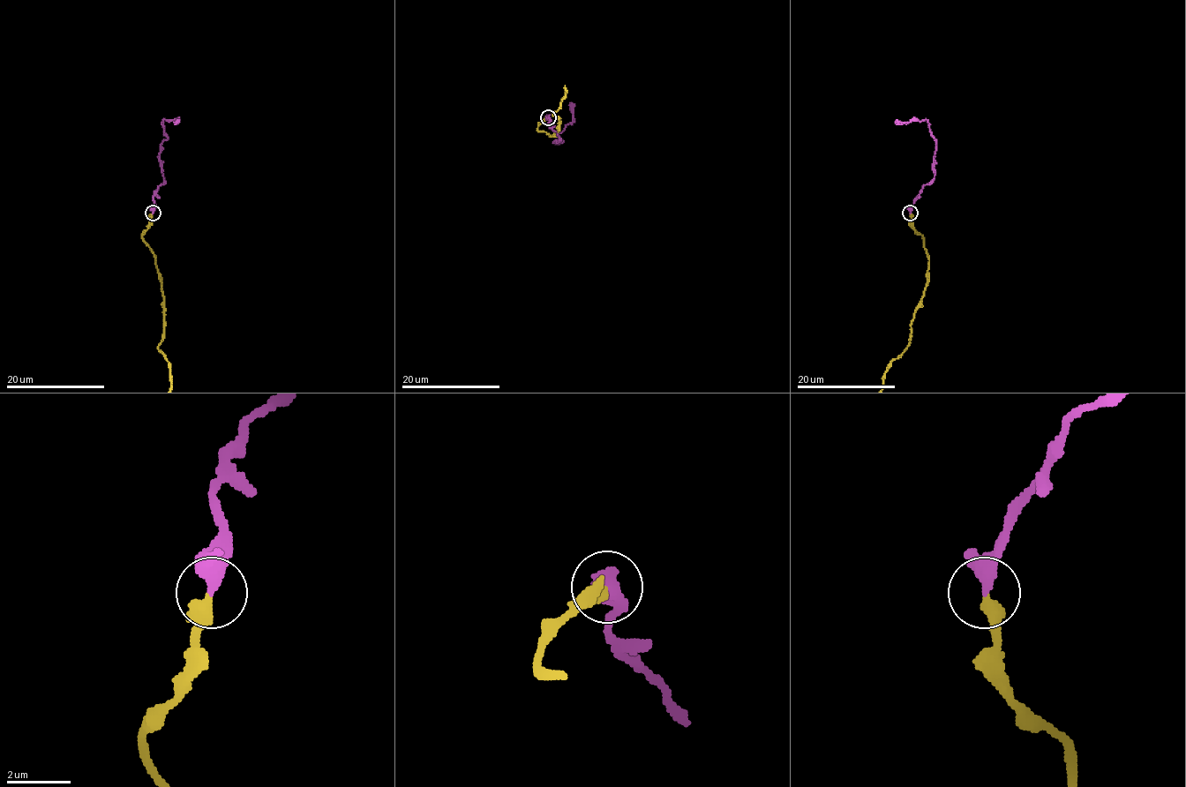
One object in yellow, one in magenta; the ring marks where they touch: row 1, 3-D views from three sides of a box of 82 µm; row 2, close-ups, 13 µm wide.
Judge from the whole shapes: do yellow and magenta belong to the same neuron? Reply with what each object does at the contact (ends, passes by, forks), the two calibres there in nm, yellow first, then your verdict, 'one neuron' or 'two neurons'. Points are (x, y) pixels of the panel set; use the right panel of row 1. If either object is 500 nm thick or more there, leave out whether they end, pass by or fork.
yellow ends | magenta passes by | 440/360 nm | one neuron

